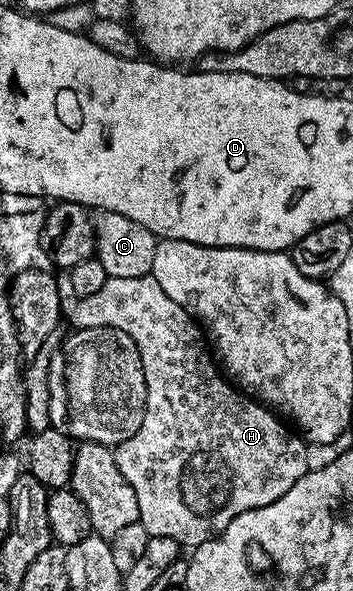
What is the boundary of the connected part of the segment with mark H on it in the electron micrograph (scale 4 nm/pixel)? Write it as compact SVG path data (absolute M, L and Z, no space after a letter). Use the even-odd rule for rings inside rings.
M151 274L126 278L109 277L98 292L85 298L76 298L74 304L76 307L72 310L73 323L71 325L75 329L118 328L122 332L126 332L126 336L130 336L130 340L134 340L134 344L142 356L142 368L146 376L146 412L142 420L142 428L138 428L138 432L134 432L134 436L130 436L130 440L121 442L119 446L115 447L114 453L118 468L122 468L122 476L126 476L130 488L134 488L134 496L138 496L140 522L146 528L149 536L154 538L166 536L170 540L179 542L184 548L198 547L203 542L218 537L230 524L230 520L234 520L234 516L242 516L242 512L250 512L254 508L274 504L274 500L278 500L283 494L290 492L290 488L294 488L294 484L298 484L301 476L308 473L305 439L299 433L289 429L269 407L257 402L247 393L241 392L221 373L206 345L206 335L196 319L186 313L181 306L174 304L174 300L170 300L170 296L166 296L166 292L162 292L162 284L158 284L158 280L154 280Z

